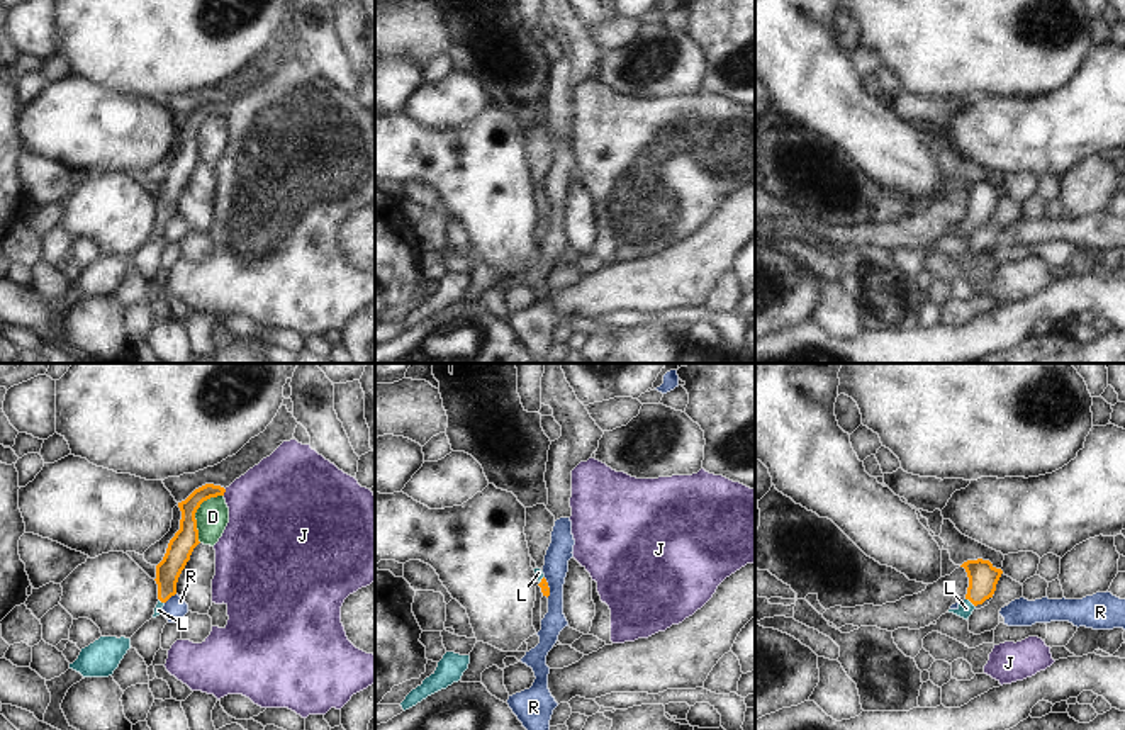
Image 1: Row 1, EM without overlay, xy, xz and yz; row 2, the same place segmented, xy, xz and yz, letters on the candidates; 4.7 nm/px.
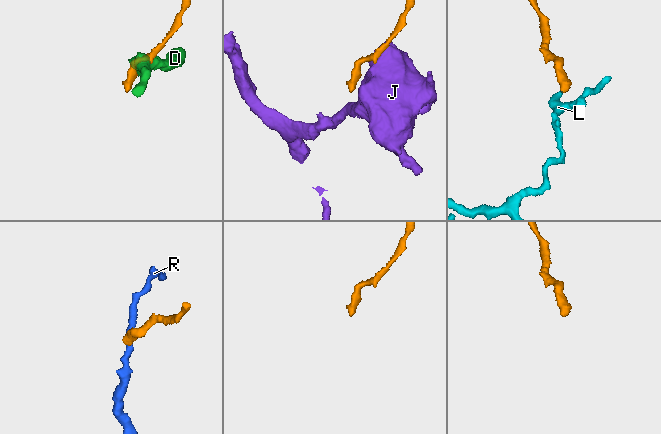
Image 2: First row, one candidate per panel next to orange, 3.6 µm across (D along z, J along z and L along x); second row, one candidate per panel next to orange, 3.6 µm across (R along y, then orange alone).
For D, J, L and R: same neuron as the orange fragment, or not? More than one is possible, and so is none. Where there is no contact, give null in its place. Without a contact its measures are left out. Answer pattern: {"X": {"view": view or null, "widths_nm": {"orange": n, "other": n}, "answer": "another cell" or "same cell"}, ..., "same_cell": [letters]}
{"D": {"view": "xy", "widths_nm": {"orange": 120, "other": 160}, "answer": "another cell"}, "J": {"view": "xy", "widths_nm": {"orange": 80, "other": 440}, "answer": "another cell"}, "L": {"view": "yz", "widths_nm": {"orange": 140, "other": 70}, "answer": "same cell"}, "R": {"view": "xy", "widths_nm": {"orange": 120, "other": 110}, "answer": "another cell"}, "same_cell": ["L"]}

